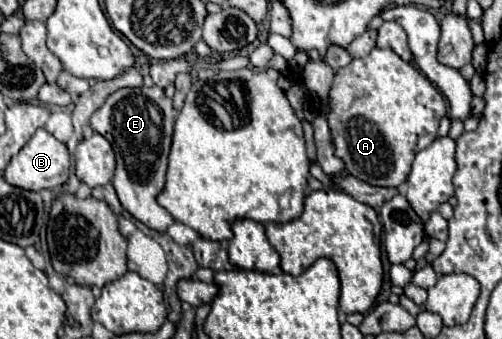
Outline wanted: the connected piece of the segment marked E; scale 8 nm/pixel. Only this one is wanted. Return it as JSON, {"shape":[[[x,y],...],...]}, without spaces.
{"shape":[[[157,85],[119,89],[111,97],[107,97],[101,109],[91,115],[91,127],[101,133],[113,145],[115,151],[117,169],[113,175],[113,187],[119,195],[121,205],[131,213],[131,217],[159,233],[165,233],[167,227],[175,221],[157,203],[157,197],[165,185],[167,157],[171,149],[175,117],[177,111],[173,109],[171,99],[167,99],[163,89]]]}

